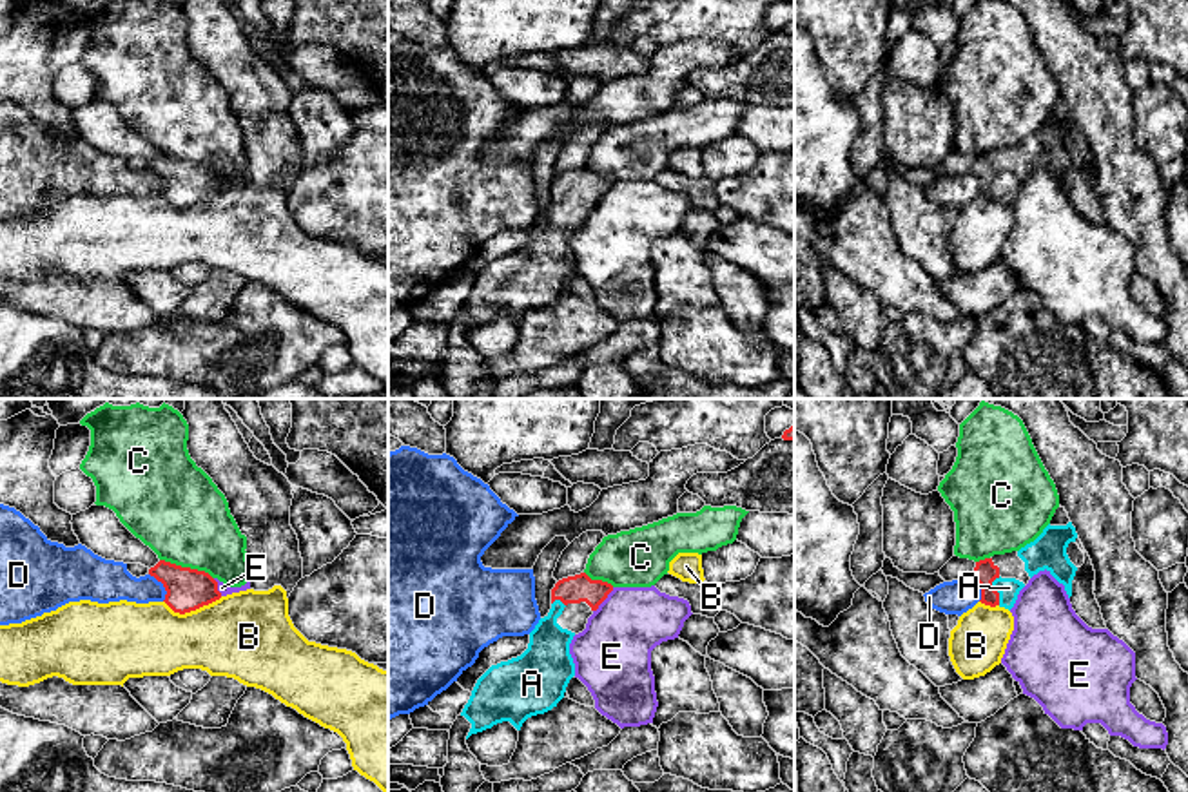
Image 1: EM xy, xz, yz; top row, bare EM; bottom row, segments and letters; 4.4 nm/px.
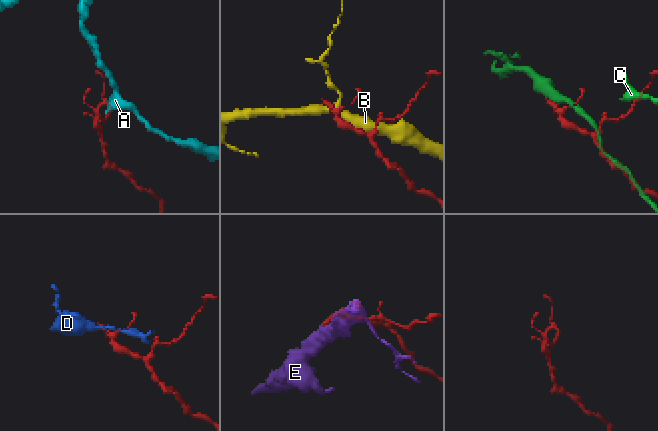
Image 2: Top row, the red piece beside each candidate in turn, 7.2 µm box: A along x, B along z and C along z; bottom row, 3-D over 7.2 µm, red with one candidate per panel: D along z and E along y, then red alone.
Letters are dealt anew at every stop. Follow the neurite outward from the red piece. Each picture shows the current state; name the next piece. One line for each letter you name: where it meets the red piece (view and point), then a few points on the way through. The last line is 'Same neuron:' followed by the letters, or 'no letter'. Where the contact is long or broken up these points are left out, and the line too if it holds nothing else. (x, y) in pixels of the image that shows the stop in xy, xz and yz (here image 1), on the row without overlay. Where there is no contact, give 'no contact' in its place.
A: contact yz (996, 185); way yz (985, 165), (996, 185), (1009, 182)
Same neuron: A

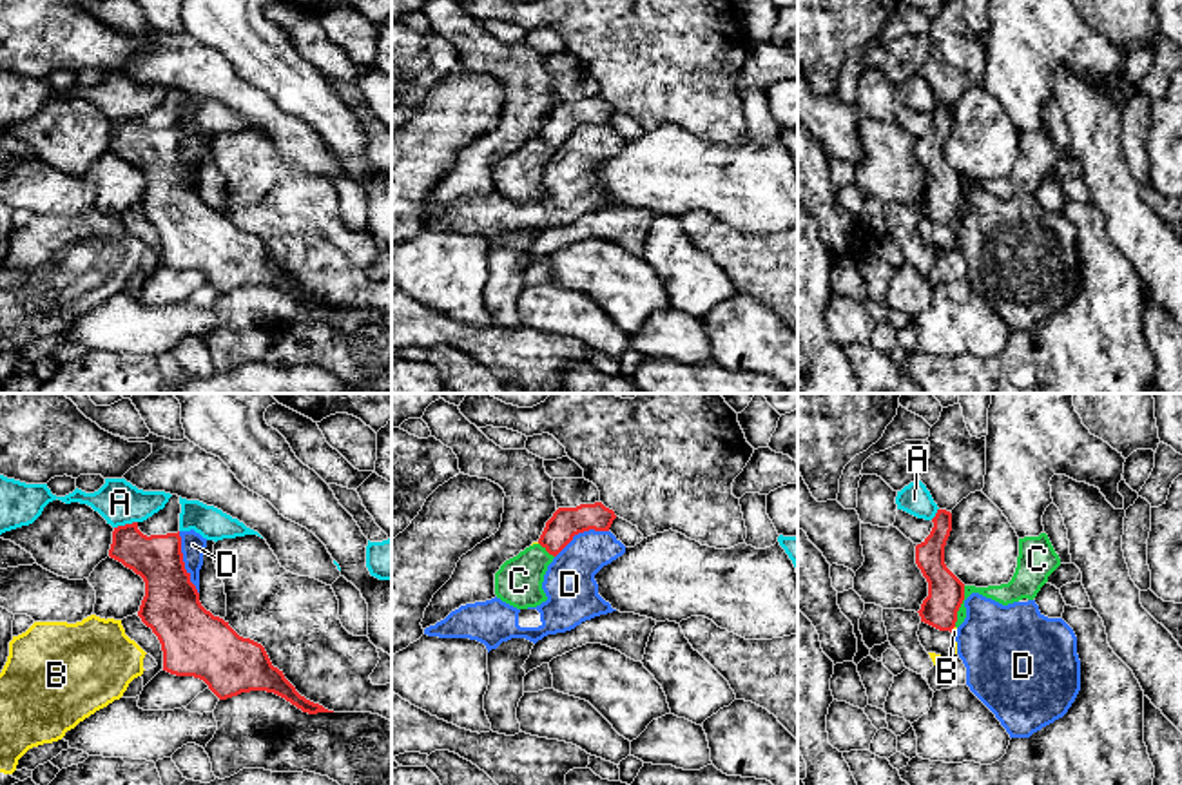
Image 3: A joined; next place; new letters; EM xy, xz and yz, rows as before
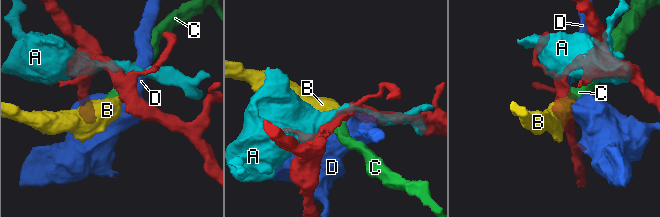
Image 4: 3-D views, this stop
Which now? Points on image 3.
Same neuron: no letter

